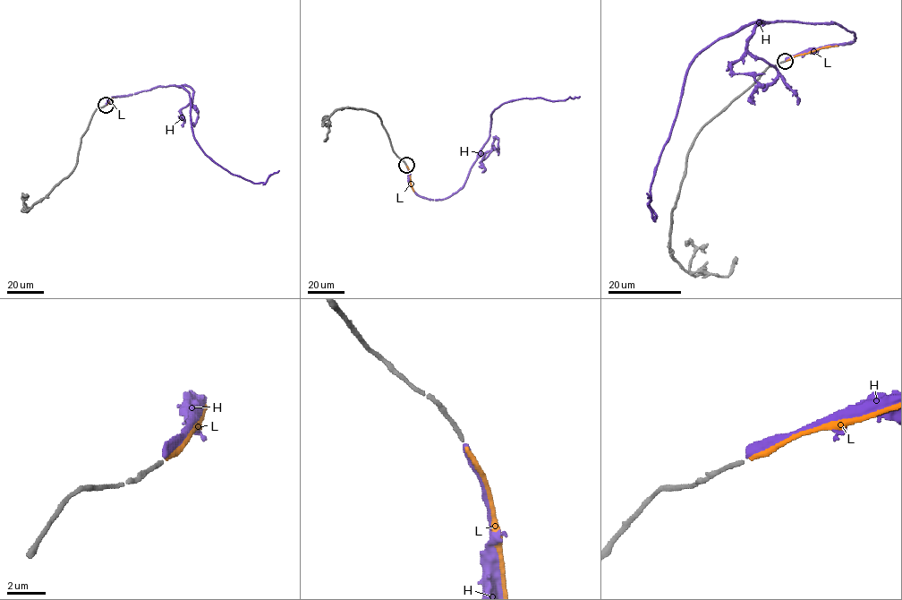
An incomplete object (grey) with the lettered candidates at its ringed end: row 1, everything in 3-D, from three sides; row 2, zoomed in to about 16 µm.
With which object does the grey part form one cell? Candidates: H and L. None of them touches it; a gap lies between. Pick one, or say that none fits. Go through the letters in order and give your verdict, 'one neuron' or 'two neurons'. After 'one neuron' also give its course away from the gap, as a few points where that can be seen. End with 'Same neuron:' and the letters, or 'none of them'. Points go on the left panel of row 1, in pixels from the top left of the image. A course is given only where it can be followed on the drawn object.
H: two neurons
L: one neuron
Same neuron: L

